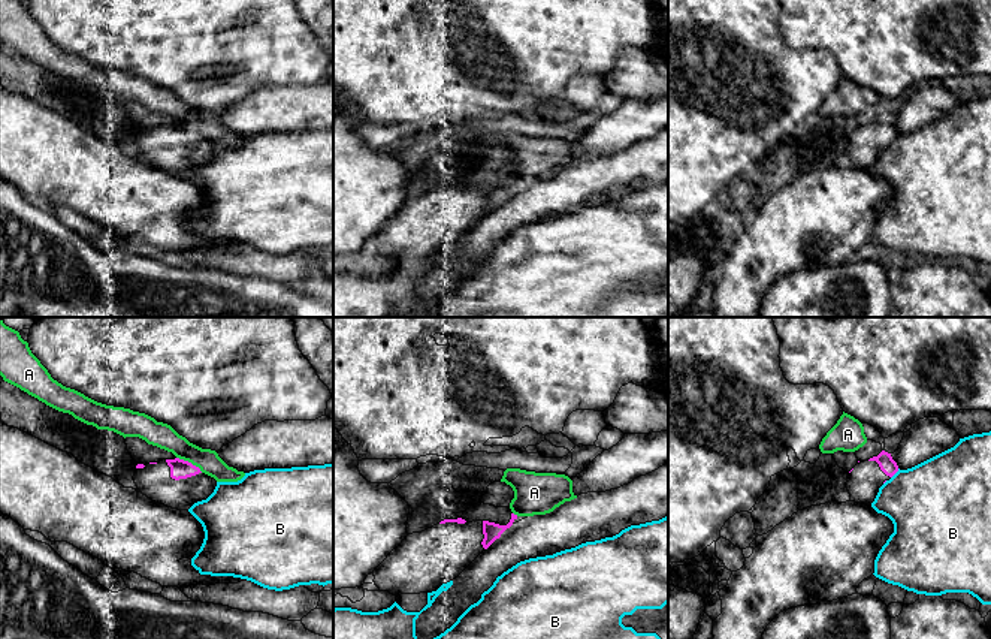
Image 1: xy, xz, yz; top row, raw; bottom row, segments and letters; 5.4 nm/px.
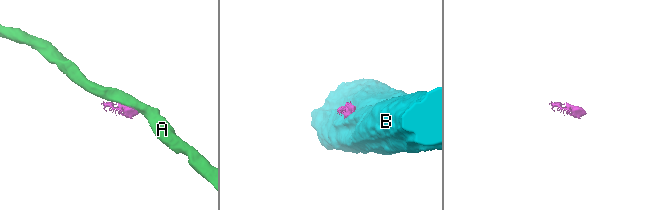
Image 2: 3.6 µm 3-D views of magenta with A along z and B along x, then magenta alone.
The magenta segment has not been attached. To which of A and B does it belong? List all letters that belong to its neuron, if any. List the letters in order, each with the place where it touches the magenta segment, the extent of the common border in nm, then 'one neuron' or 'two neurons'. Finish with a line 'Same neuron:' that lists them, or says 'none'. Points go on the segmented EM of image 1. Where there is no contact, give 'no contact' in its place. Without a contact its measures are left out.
A: meets magenta in xy at (190, 463); contact 170 nm long; two neurons
B: meets magenta in yz at (896, 472); contact 70 nm long; two neurons
Same neuron: none

